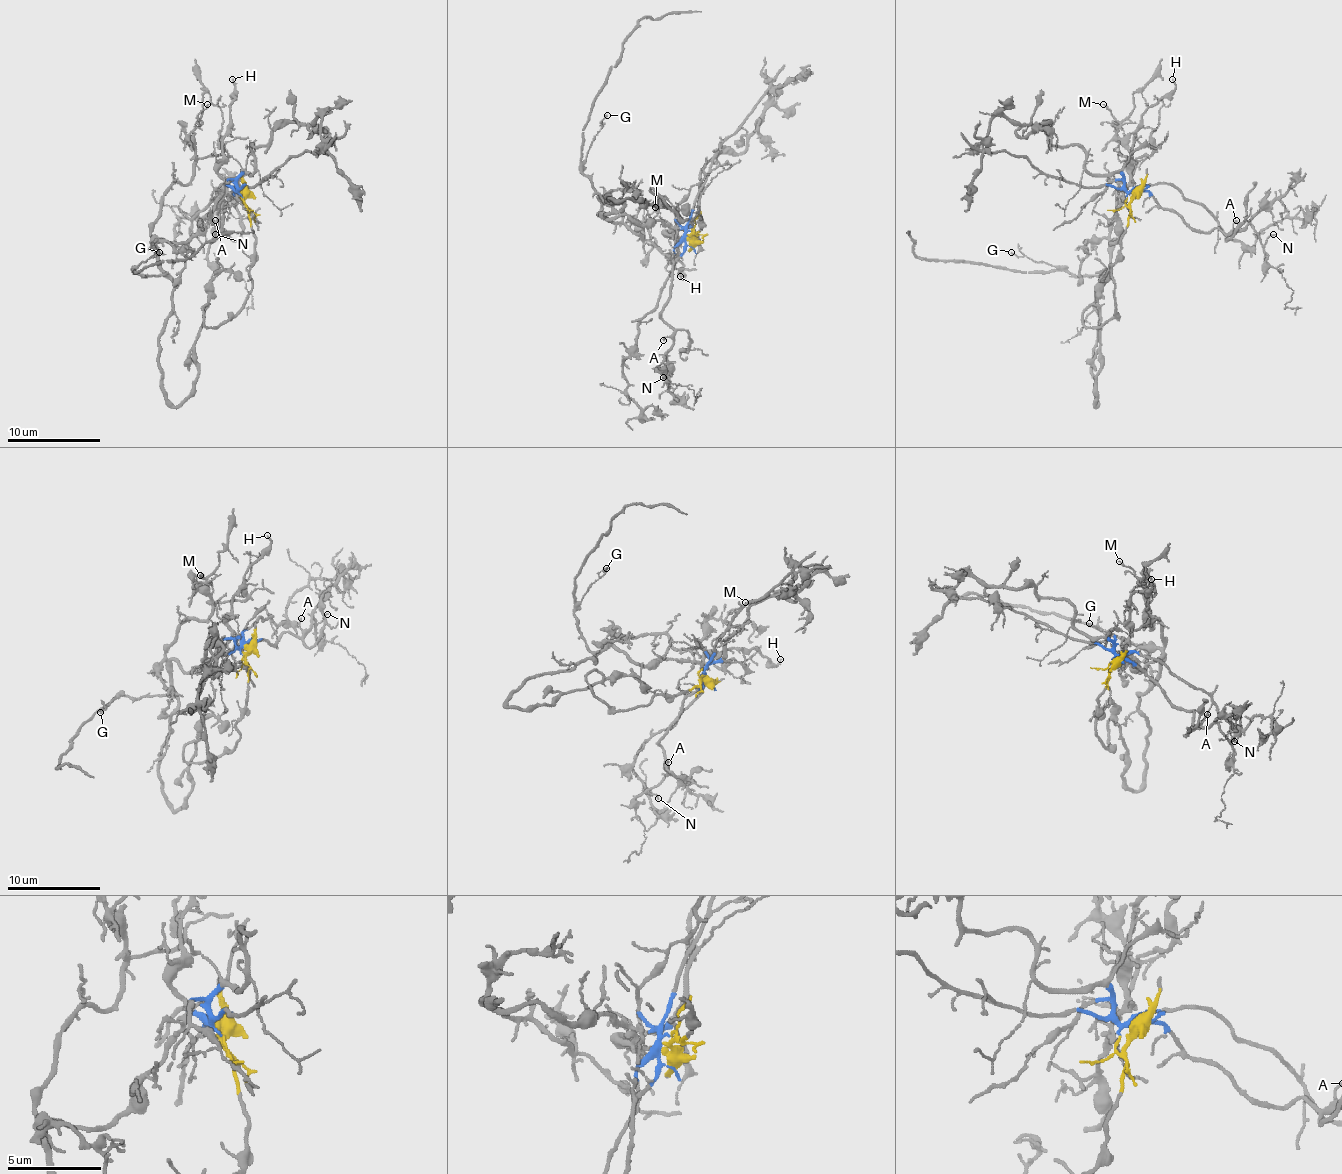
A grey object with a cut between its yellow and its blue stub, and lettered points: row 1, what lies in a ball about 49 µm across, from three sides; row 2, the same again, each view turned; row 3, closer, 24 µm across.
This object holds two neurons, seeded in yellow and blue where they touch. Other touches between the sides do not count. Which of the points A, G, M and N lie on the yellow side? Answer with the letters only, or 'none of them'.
G, M

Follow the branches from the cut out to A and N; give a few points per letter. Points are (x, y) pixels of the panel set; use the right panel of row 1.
A: (1128, 198), (1130, 193), (1146, 191), (1162, 207), (1204, 233), (1216, 228), (1230, 233), (1237, 221)
N: (1128, 198), (1146, 191), (1204, 233), (1216, 228), (1239, 233), (1248, 223), (1262, 244), (1274, 235)

